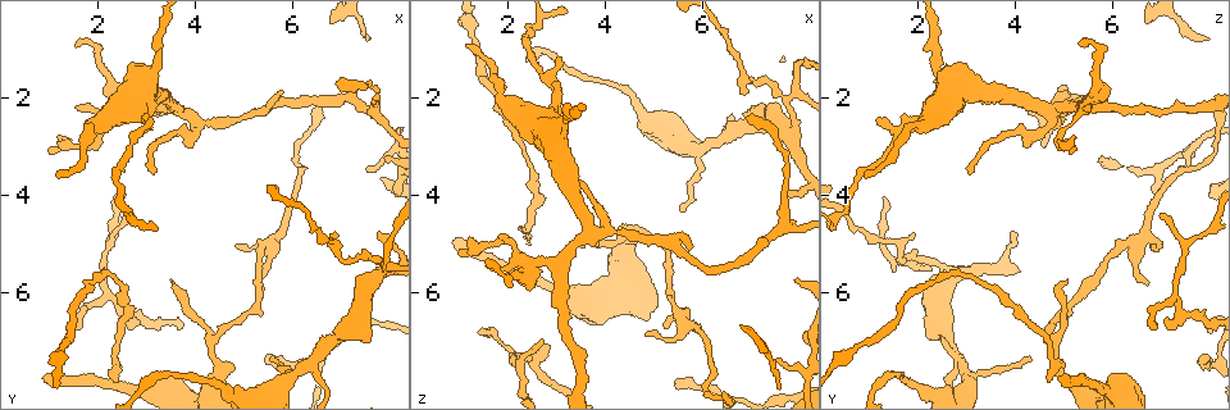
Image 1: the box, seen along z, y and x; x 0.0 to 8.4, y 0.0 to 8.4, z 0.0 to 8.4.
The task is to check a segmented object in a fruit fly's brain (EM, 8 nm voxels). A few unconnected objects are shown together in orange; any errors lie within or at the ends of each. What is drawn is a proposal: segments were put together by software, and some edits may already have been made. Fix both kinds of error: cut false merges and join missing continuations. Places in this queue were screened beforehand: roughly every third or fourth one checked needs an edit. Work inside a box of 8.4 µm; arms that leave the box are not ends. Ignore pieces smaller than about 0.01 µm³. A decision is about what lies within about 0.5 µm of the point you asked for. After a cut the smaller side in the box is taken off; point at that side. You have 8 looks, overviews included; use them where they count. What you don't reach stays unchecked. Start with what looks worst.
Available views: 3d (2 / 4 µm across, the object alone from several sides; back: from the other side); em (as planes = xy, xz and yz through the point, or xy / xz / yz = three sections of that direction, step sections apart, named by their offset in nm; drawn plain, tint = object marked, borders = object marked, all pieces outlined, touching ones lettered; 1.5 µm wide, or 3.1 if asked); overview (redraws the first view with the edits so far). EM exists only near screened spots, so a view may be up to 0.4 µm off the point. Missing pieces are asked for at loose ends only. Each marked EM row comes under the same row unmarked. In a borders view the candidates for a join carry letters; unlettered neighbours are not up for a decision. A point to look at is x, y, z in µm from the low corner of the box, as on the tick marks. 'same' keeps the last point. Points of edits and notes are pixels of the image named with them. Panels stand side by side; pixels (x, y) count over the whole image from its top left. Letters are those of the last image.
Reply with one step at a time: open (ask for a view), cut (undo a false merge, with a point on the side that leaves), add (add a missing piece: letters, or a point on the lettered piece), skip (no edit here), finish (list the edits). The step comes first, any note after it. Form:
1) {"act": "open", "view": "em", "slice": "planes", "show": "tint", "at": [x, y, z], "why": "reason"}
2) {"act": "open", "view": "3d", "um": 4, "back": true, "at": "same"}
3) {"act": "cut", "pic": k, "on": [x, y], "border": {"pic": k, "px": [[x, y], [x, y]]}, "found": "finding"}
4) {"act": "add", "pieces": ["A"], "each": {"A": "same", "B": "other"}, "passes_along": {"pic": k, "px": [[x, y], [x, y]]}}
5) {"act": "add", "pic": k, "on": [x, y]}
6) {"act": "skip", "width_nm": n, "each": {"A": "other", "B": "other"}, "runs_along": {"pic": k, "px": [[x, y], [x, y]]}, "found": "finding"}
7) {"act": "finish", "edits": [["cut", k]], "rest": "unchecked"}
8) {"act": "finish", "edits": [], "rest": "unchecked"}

{"act": "open", "view": "em", "slice": "planes", "show": "tint", "at": [7.70, 5.35, 2.05], "why": "abrupt turn"}

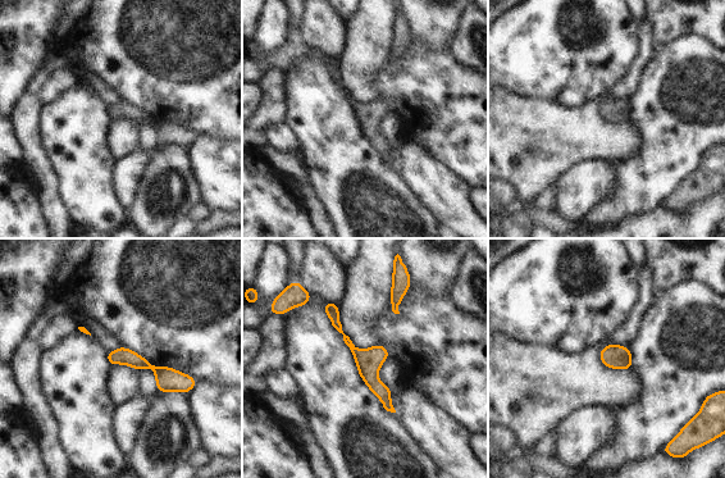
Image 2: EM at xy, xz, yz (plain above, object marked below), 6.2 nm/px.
{"act": "open", "view": "em", "slice": "planes", "show": "borders", "at": "same", "why": "see the neighbours"}

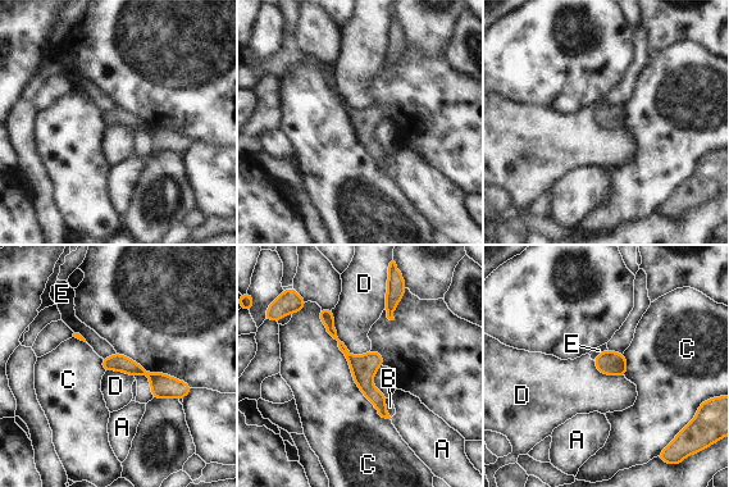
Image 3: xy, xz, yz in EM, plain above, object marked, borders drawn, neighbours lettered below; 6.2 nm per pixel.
{"act": "skip", "width_nm": 110, "each": {"A": "other", "B": "other", "C": "other", "D": "other", "E": "other"}, "found": "one neuron here"}

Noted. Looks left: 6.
{"act": "open", "view": "3d", "um": 2, "at": [0.95, 7.75, 4.90]}

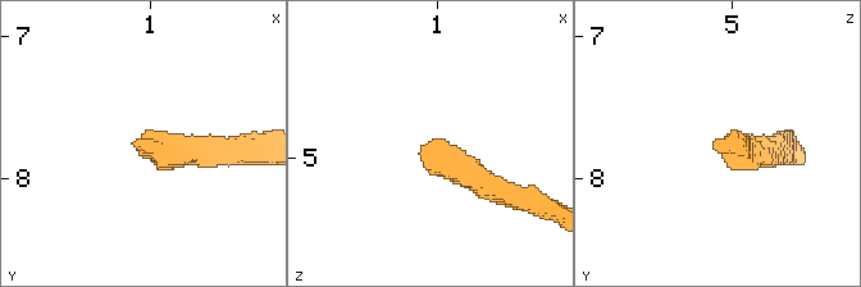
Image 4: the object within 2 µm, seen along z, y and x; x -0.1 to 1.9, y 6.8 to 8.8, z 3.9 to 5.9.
{"act": "open", "view": "em", "slice": "xy", "step": 4, "show": "tint", "at": [0.88, 7.76, 4.94], "why": "need the tissue"}

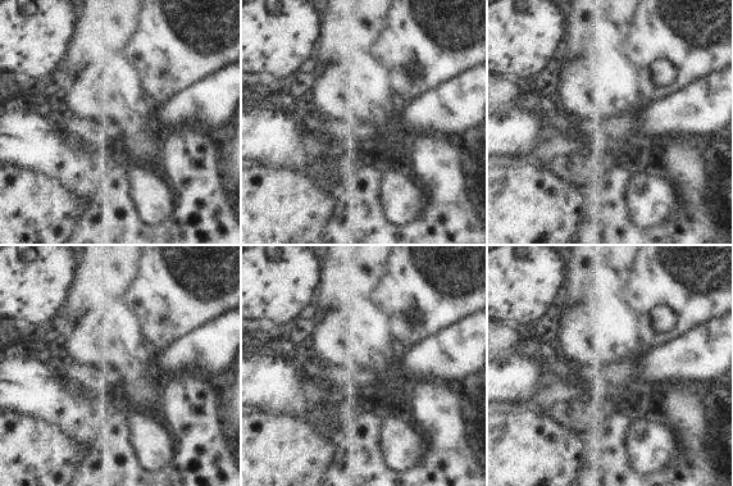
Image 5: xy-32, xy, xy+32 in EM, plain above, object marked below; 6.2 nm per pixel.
{"act": "open", "view": "em", "slice": "planes", "show": "borders", "at": "same", "why": "another direction"}

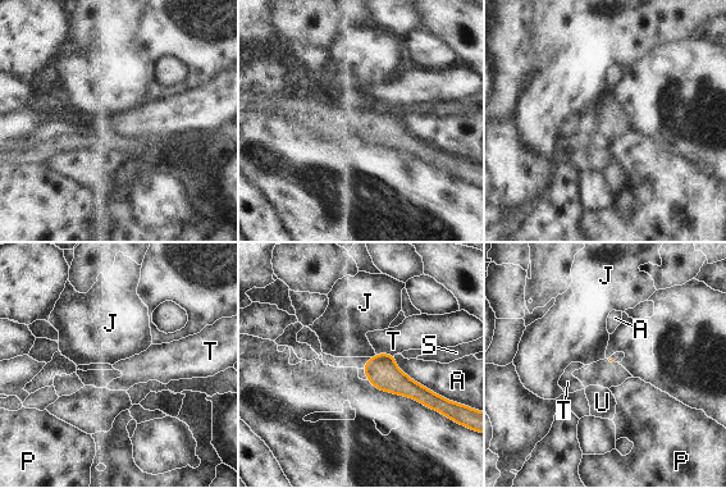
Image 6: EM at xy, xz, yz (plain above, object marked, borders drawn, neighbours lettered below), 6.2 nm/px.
{"act": "skip", "each": {"A": "other", "J": "other", "P": "other", "S": "other", "T": "other", "U": "other"}, "border": {"pic": 6, "px": [[375, 354], [370, 357]]}, "found": "no lettered piece goes on from it"}

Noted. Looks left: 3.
{"act": "open", "view": "3d", "um": 2, "at": [5.25, 5.90, 6.70], "why": "thin end"}

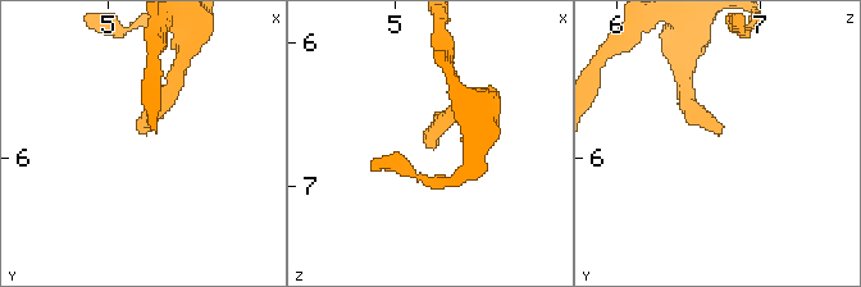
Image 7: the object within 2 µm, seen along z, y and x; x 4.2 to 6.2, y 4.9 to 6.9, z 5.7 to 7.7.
{"act": "open", "view": "em", "slice": "planes", "show": "borders", "at": [5.28, 5.82, 6.74], "why": "need the tissue"}

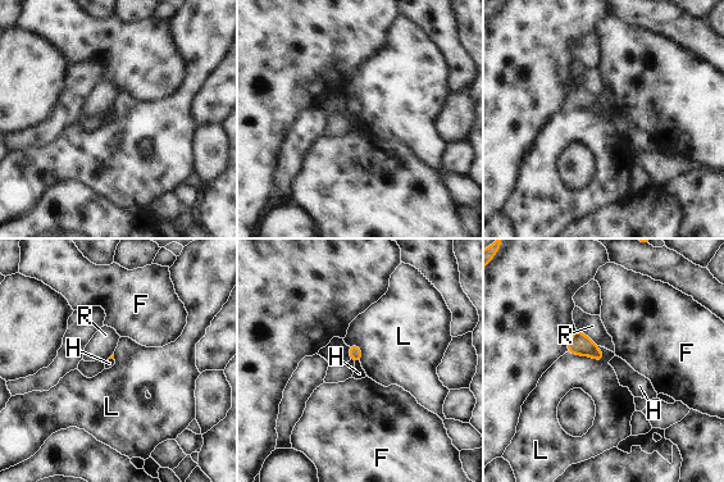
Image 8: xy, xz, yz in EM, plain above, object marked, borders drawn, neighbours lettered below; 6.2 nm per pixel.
{"act": "skip", "longest_contact_nm": ["L", 260], "each": {"F": "other", "H": "other", "L": "other", "R": "other"}, "border": {"pic": 8, "px": [[359, 360], [354, 362]]}, "found": "none of them fits"}

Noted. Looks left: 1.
{"act": "finish", "edits": [], "rest": "unchecked"}

